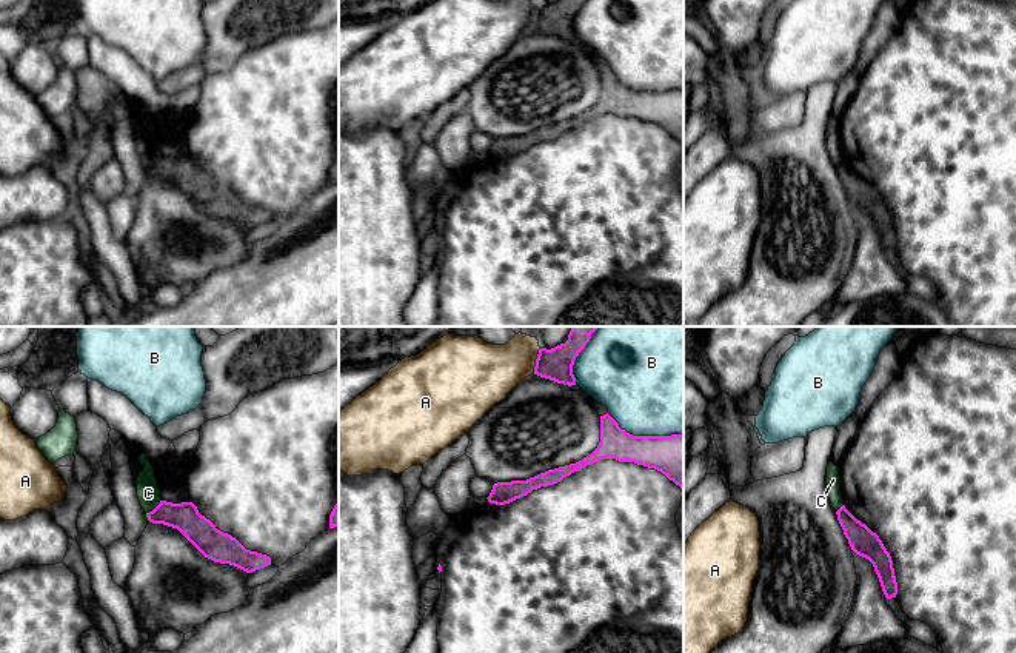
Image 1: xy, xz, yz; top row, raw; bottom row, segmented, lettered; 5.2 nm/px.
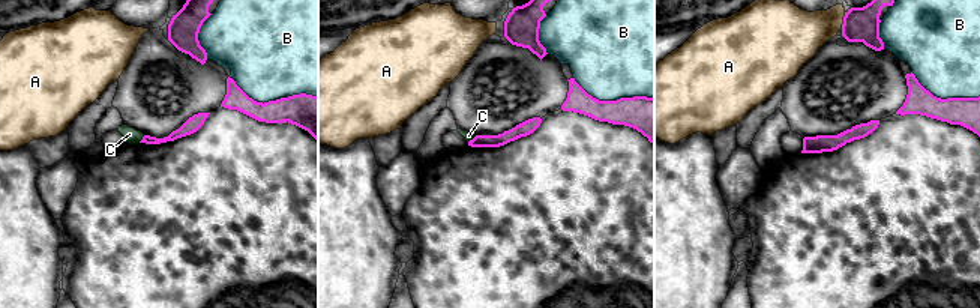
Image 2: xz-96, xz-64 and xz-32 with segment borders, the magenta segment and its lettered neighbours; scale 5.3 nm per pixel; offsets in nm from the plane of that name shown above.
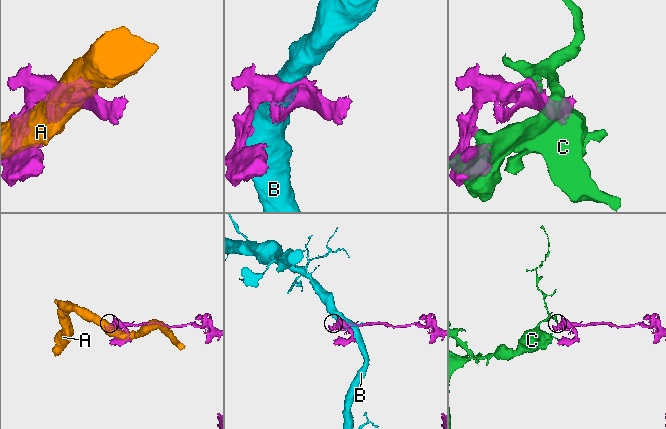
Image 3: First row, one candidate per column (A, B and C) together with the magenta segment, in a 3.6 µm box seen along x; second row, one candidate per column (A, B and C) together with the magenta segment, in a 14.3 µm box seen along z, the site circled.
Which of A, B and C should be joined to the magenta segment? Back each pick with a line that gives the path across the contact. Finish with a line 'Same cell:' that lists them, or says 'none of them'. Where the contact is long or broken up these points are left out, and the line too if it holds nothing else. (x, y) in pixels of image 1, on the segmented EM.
Same cell: none of them

